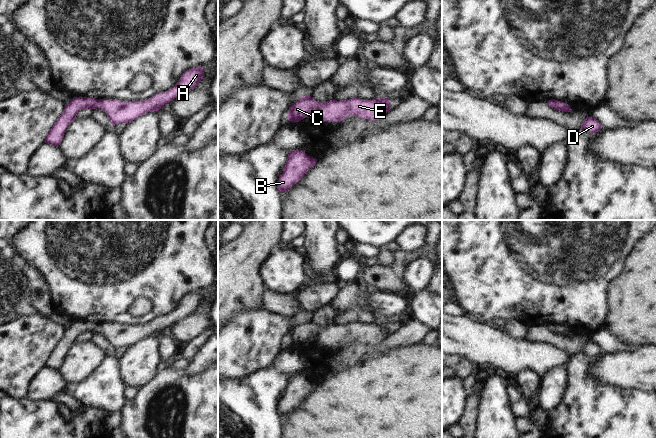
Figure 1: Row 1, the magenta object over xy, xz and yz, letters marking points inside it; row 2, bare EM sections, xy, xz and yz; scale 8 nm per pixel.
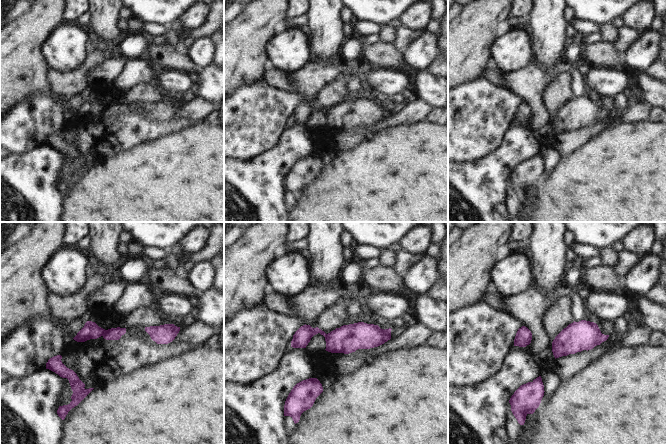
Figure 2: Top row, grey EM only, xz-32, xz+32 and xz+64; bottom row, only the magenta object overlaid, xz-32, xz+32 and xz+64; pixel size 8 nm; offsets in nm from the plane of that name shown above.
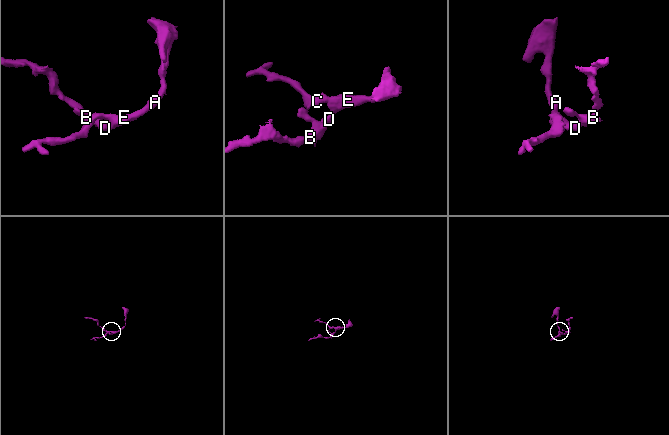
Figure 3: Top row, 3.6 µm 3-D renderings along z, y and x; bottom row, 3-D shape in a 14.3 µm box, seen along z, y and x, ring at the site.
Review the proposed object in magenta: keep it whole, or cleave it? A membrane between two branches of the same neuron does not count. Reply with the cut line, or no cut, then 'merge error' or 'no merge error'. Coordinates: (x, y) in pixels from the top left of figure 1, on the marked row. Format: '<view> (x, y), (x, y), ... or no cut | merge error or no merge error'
no cut | no merge error

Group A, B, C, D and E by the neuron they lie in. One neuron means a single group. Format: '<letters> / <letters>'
A B C D E

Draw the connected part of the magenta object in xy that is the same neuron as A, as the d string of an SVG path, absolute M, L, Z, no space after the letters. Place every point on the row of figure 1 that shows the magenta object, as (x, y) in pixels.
M201 66L185 71L176 85L162 93L158 93L149 99L142 101L119 101L116 99L95 99L93 97L74 97L65 104L65 109L58 117L55 124L49 130L45 143L59 146L68 125L75 119L82 109L101 109L110 119L111 125L117 123L130 123L148 112L159 111L164 105L194 89L204 78L204 70Z

